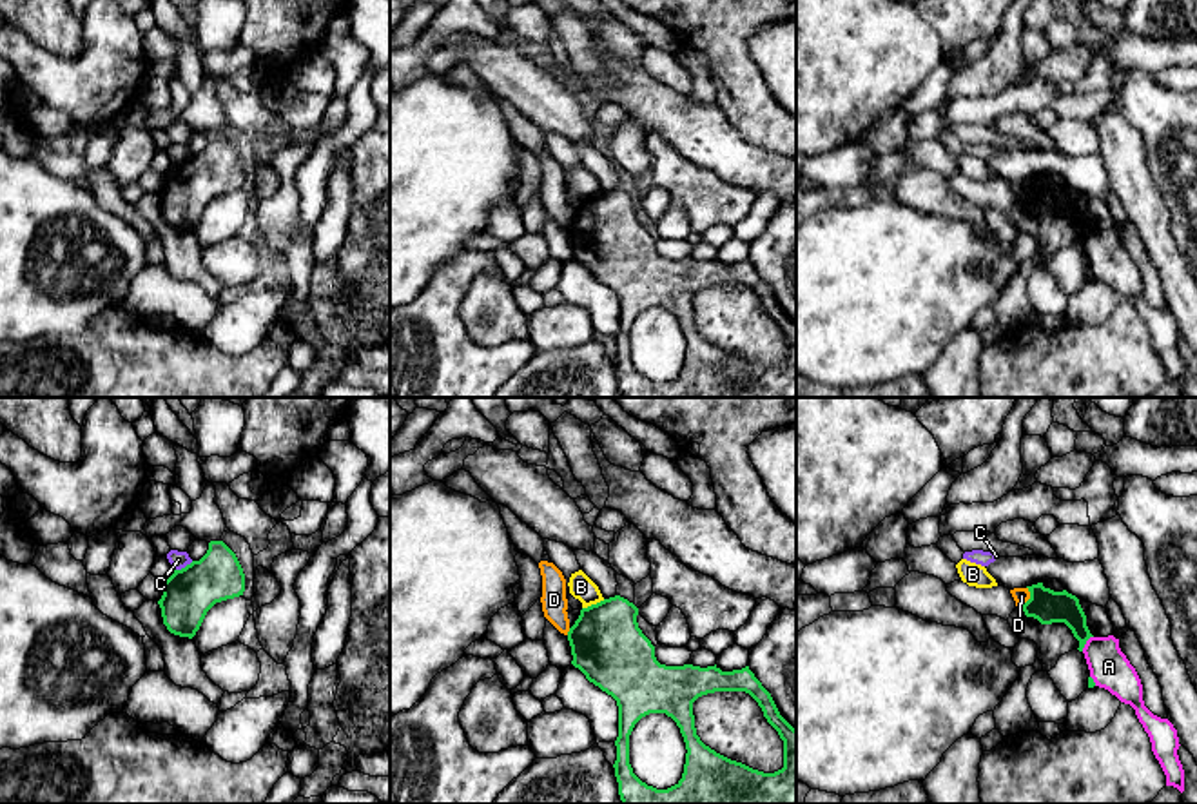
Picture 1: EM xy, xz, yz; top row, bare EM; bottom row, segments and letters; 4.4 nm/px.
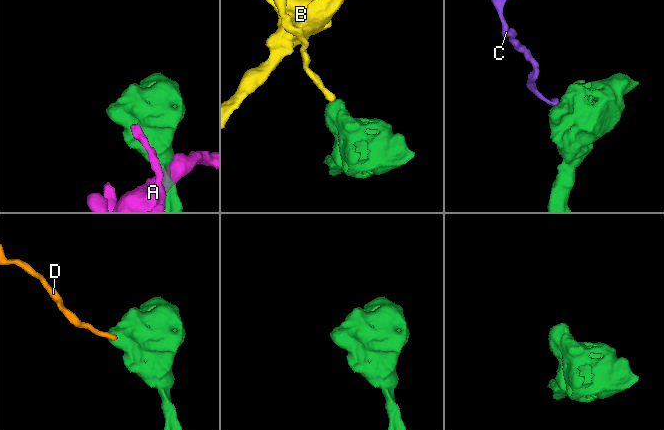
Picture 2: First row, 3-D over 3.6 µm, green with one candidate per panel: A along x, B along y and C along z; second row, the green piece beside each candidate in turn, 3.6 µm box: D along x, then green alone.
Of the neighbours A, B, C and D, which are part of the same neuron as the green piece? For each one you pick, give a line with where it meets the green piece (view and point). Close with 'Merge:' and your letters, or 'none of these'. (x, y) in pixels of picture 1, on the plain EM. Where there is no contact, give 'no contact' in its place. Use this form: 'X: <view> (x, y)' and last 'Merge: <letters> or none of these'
Merge: none of these

